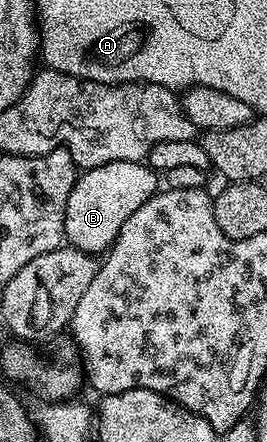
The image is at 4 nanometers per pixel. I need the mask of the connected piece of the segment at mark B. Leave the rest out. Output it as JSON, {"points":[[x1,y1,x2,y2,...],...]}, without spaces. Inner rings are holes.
{"points":[[116,161,84,170,67,199,65,241,85,253,104,254,115,243,123,223,127,223,158,189,158,174,139,161]]}

